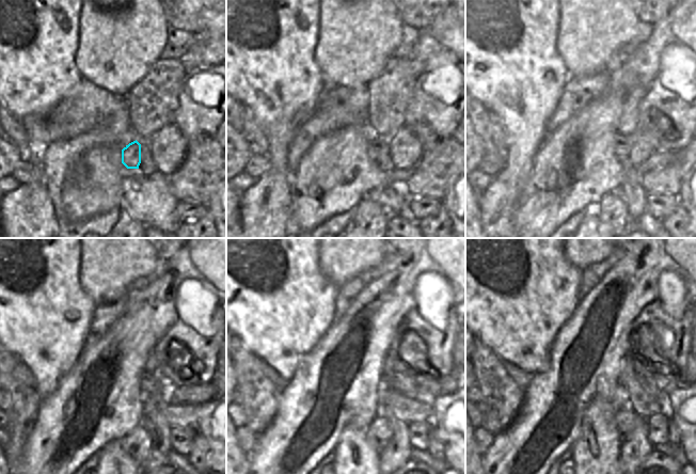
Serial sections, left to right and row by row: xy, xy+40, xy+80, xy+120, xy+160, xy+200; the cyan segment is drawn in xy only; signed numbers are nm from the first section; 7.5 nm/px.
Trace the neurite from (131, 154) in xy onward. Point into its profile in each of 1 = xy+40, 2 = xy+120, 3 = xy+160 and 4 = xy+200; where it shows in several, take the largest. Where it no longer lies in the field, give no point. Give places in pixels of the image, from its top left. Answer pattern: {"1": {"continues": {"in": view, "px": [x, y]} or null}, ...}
{"1": {"continues": {"in": "xy+40", "px": [378, 147]}}, "2": {"continues": {"in": "xy+120", "px": [149, 382]}}, "3": {"continues": {"in": "xy+160", "px": [401, 383]}}, "4": {"continues": {"in": "xy+200", "px": [646, 380]}}}

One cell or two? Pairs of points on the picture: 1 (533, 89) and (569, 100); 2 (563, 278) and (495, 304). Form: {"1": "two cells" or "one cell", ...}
{"1": "two cells", "2": "one cell"}

